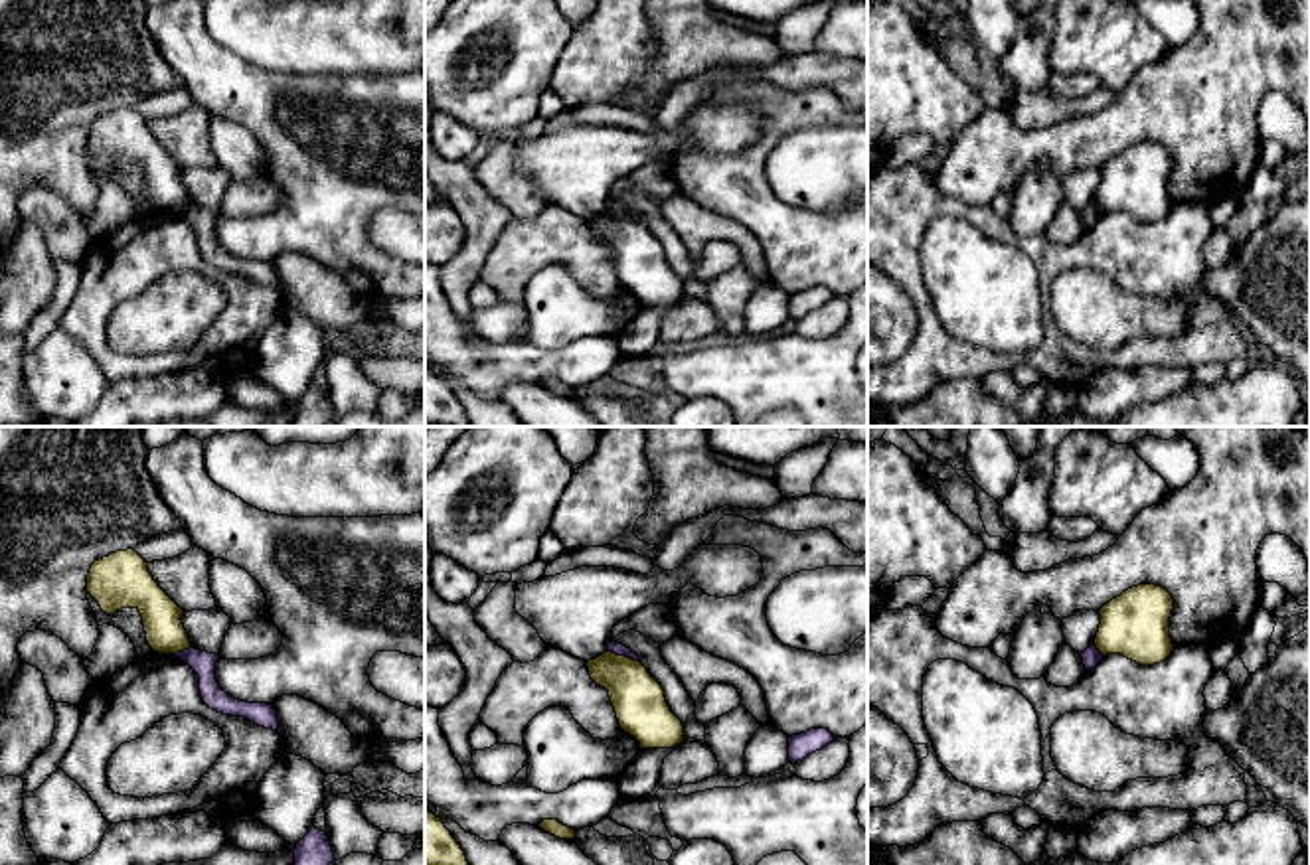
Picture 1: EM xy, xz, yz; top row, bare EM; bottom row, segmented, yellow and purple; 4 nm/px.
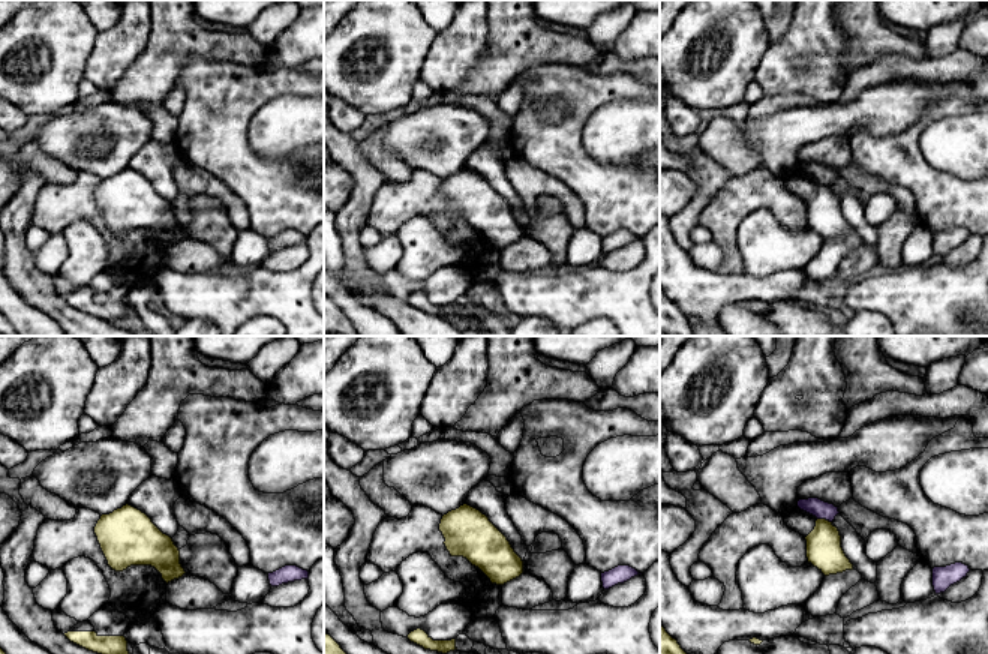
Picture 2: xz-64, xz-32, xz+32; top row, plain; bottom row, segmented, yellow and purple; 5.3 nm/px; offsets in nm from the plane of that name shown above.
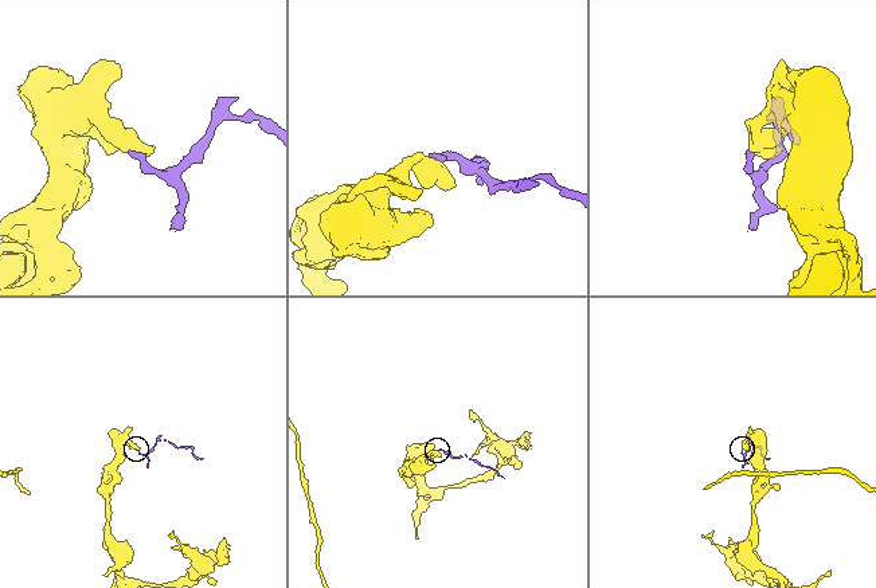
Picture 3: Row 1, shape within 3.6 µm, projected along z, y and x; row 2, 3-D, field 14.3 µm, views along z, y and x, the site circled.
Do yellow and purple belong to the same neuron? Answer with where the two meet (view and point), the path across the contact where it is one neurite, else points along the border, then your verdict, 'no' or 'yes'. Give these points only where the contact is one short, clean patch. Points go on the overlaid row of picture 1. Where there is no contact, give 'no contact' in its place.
xz (623, 656) | along xz (607, 650), (637, 662) | no

